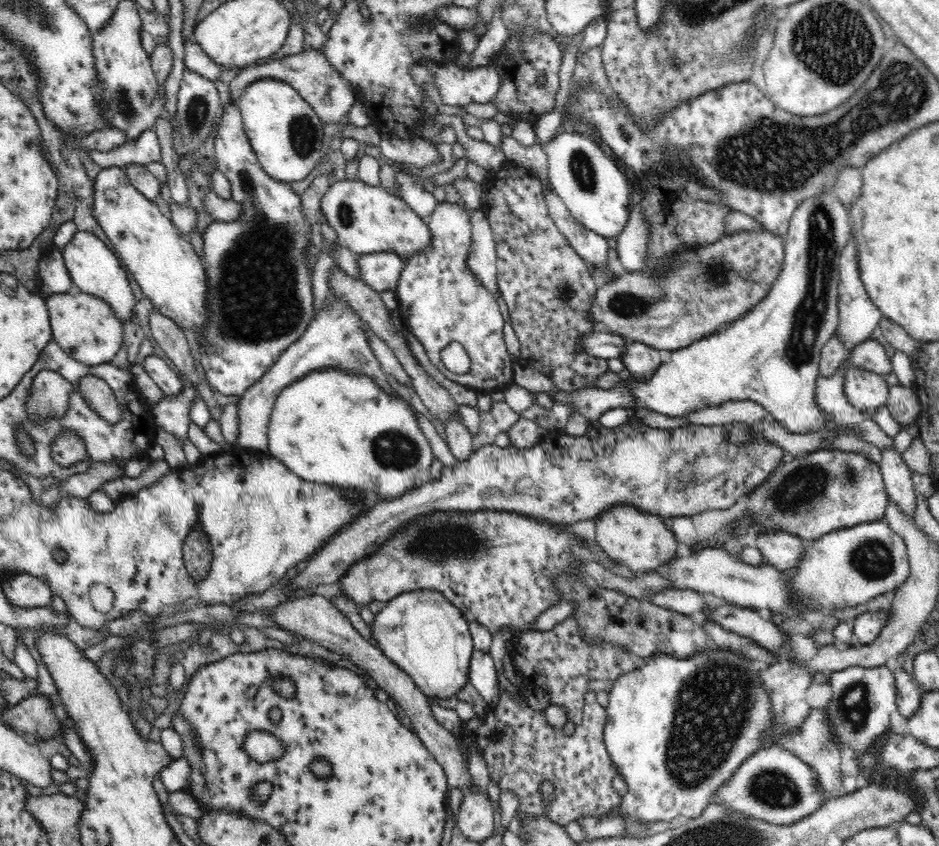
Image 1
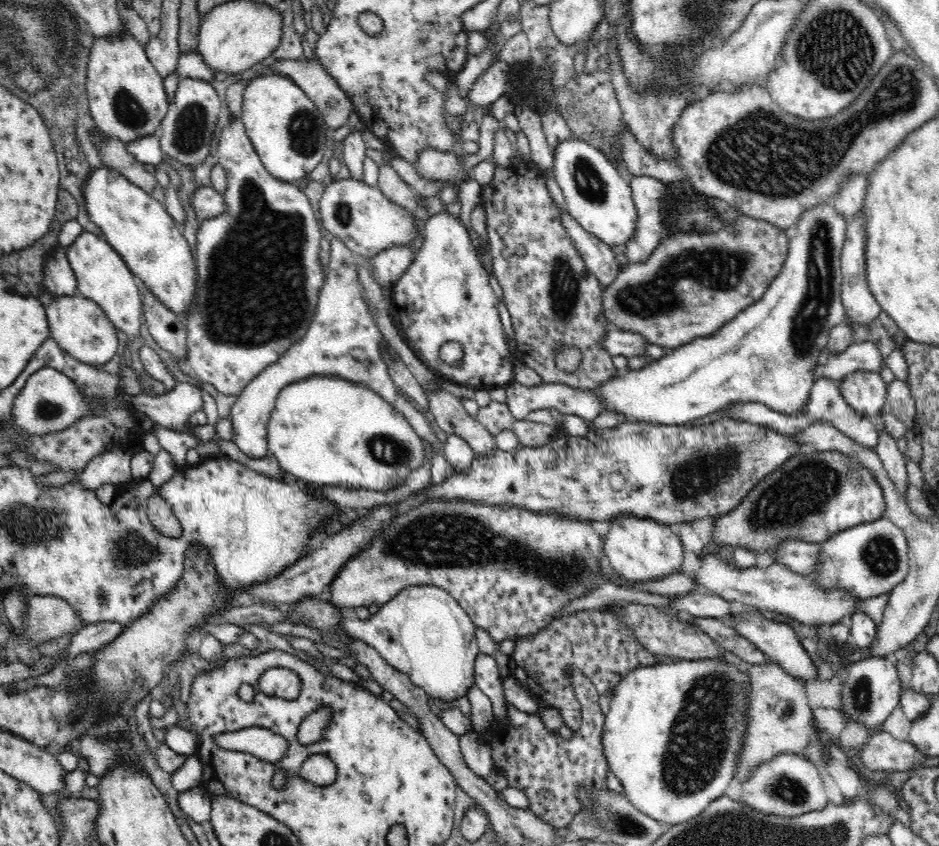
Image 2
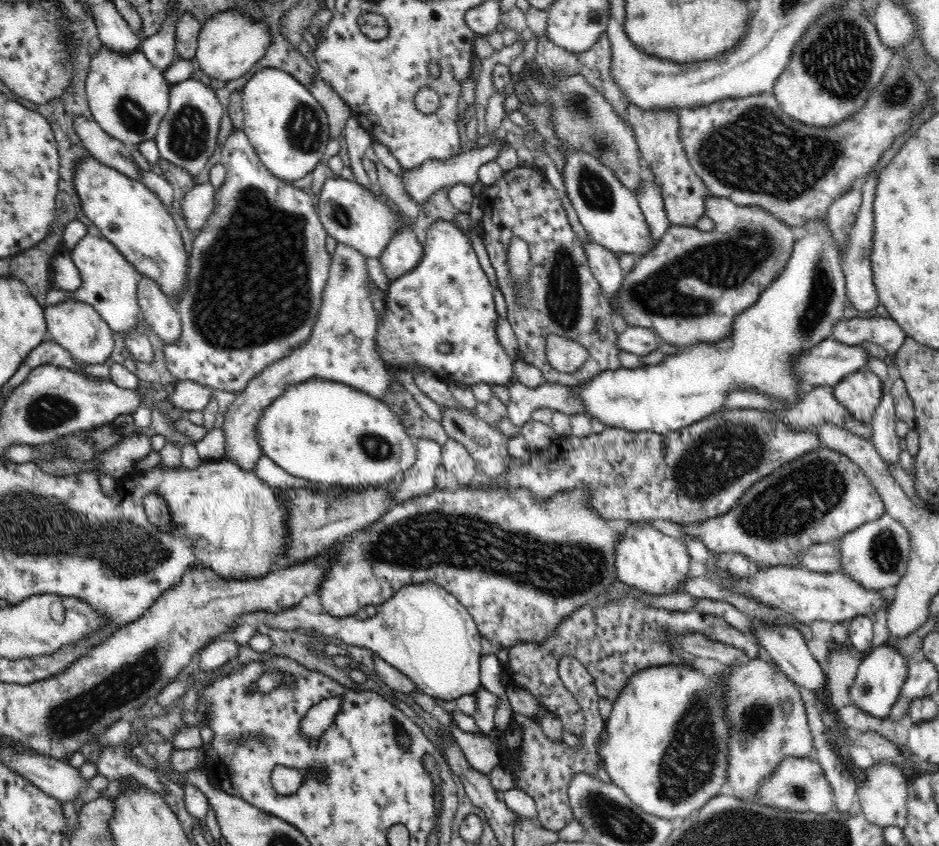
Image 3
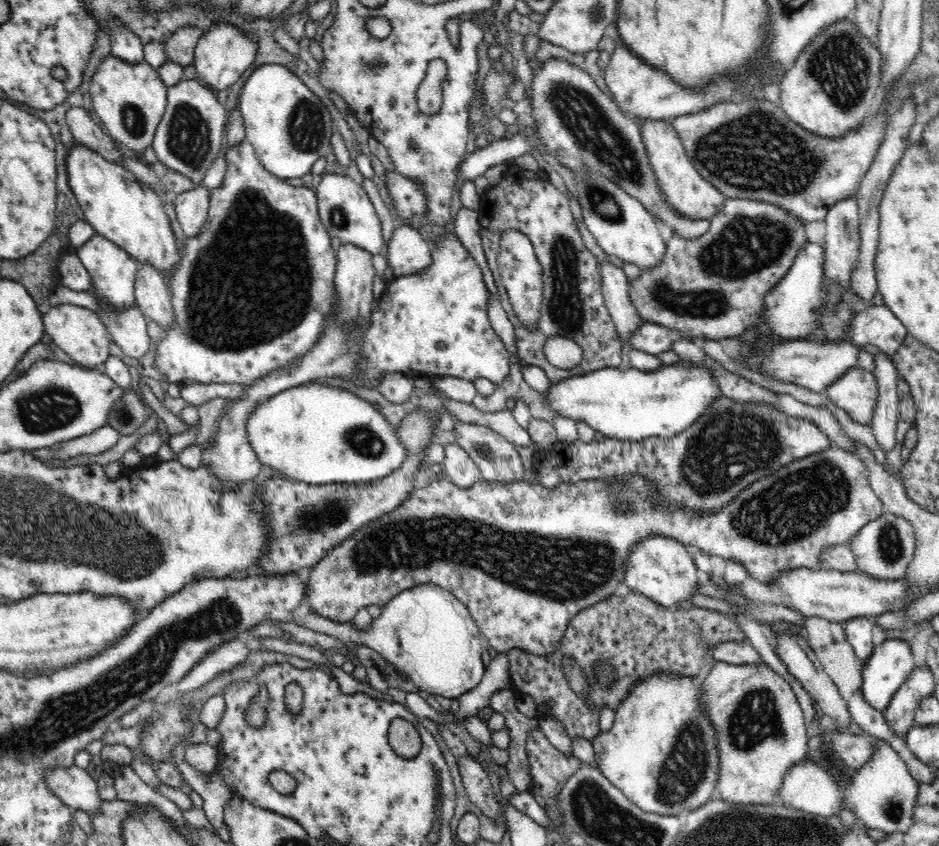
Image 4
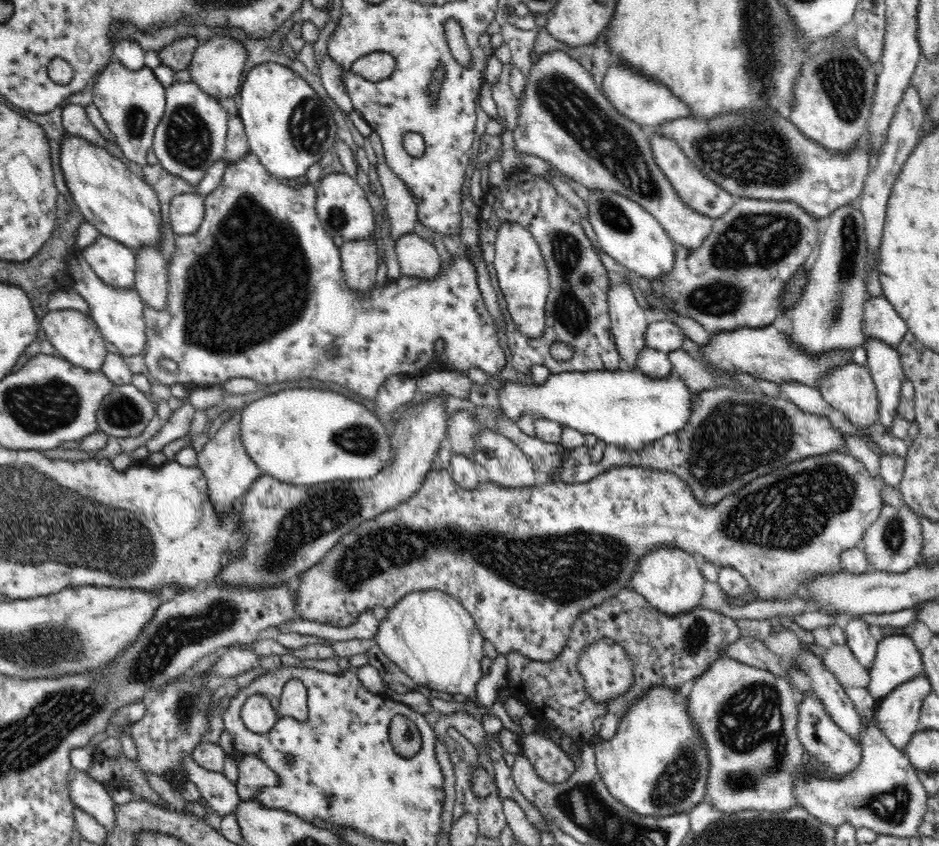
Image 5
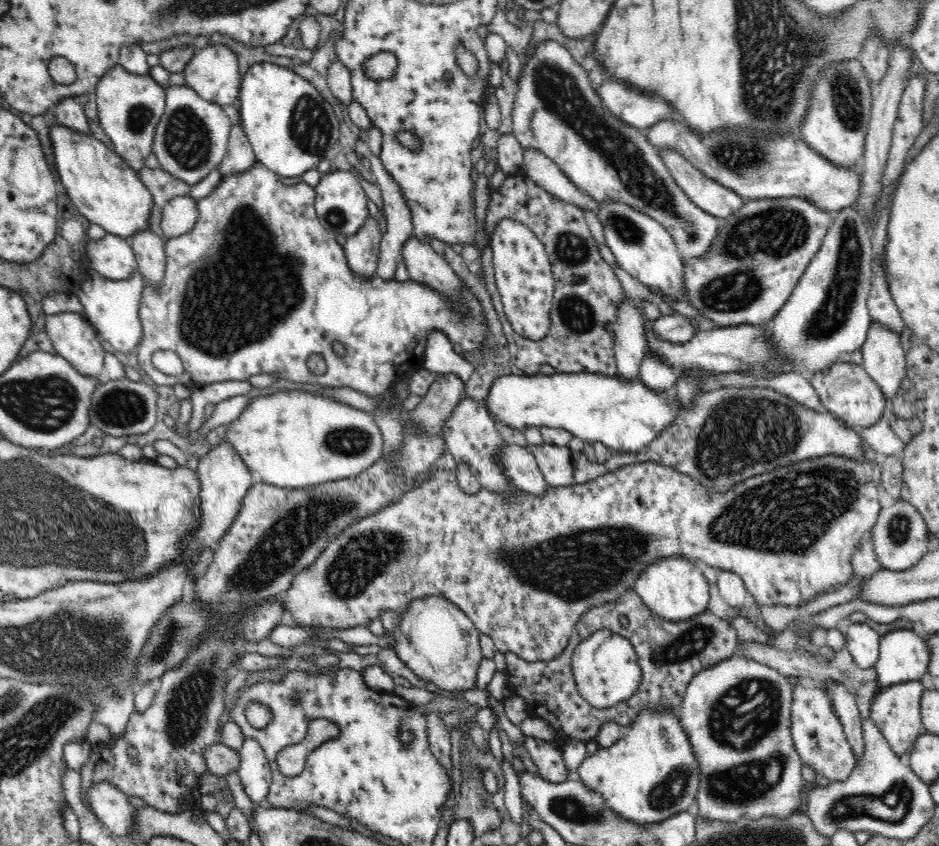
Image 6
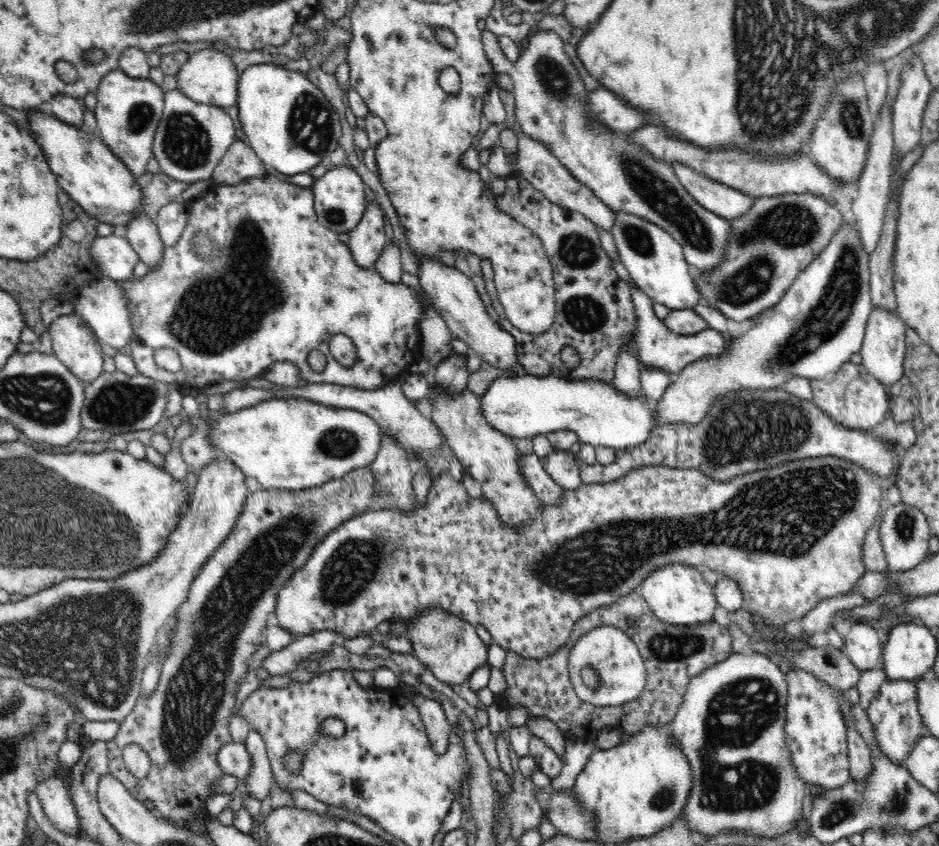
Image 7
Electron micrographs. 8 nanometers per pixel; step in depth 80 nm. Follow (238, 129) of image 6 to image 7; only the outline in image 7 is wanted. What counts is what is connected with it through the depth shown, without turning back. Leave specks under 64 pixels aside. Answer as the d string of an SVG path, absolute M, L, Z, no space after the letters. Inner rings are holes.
M235 136L227 153L216 165L211 178L215 184L232 184L232 182L240 182L244 178L264 174L264 167L254 149L246 141Z

